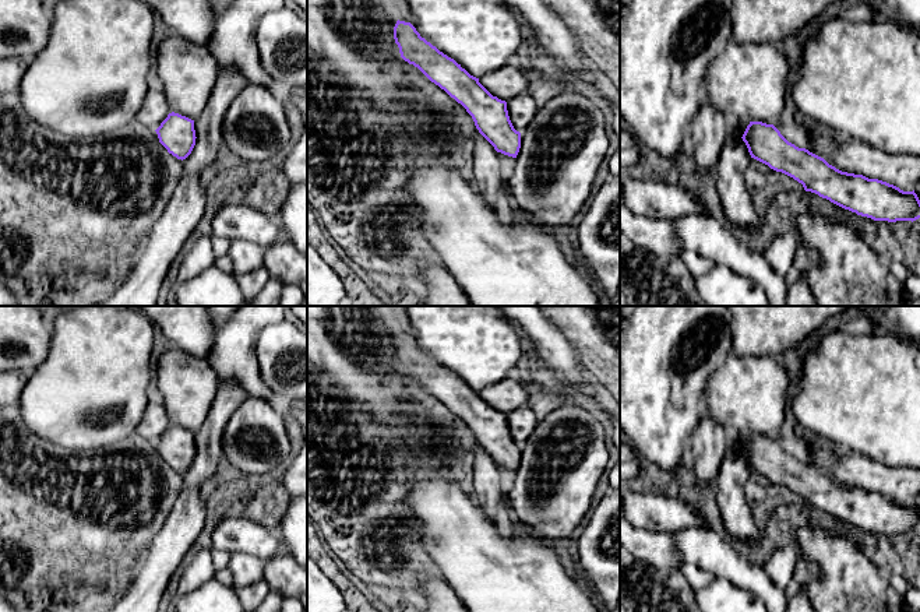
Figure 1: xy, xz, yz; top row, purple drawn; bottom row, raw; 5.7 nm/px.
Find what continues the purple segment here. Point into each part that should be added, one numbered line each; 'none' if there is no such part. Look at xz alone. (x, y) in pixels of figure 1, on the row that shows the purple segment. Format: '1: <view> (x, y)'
1: xz (521, 109)

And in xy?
1: xy (182, 215)

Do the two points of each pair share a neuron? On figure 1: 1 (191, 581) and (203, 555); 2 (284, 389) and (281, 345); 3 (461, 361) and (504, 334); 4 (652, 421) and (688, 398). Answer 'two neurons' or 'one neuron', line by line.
1: one neuron
2: one neuron
3: one neuron
4: one neuron

